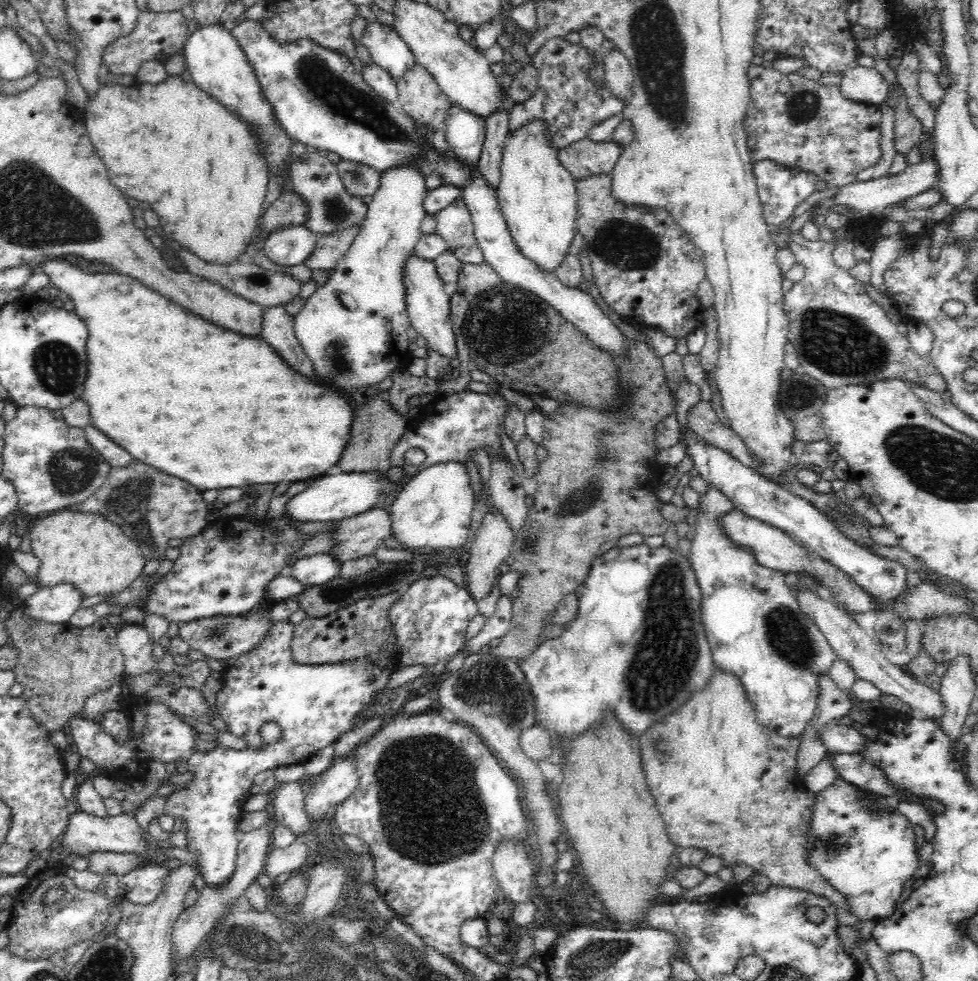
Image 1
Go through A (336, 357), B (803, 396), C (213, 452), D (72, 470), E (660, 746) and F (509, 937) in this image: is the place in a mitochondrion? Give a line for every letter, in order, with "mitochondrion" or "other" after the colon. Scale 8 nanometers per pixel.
A: mitochondrion
B: mitochondrion
C: other
D: mitochondrion
E: mitochondrion
F: other

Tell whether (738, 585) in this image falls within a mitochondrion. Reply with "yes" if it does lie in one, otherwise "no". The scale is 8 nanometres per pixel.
no

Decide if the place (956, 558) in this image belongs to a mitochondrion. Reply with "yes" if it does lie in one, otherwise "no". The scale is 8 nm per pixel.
no

